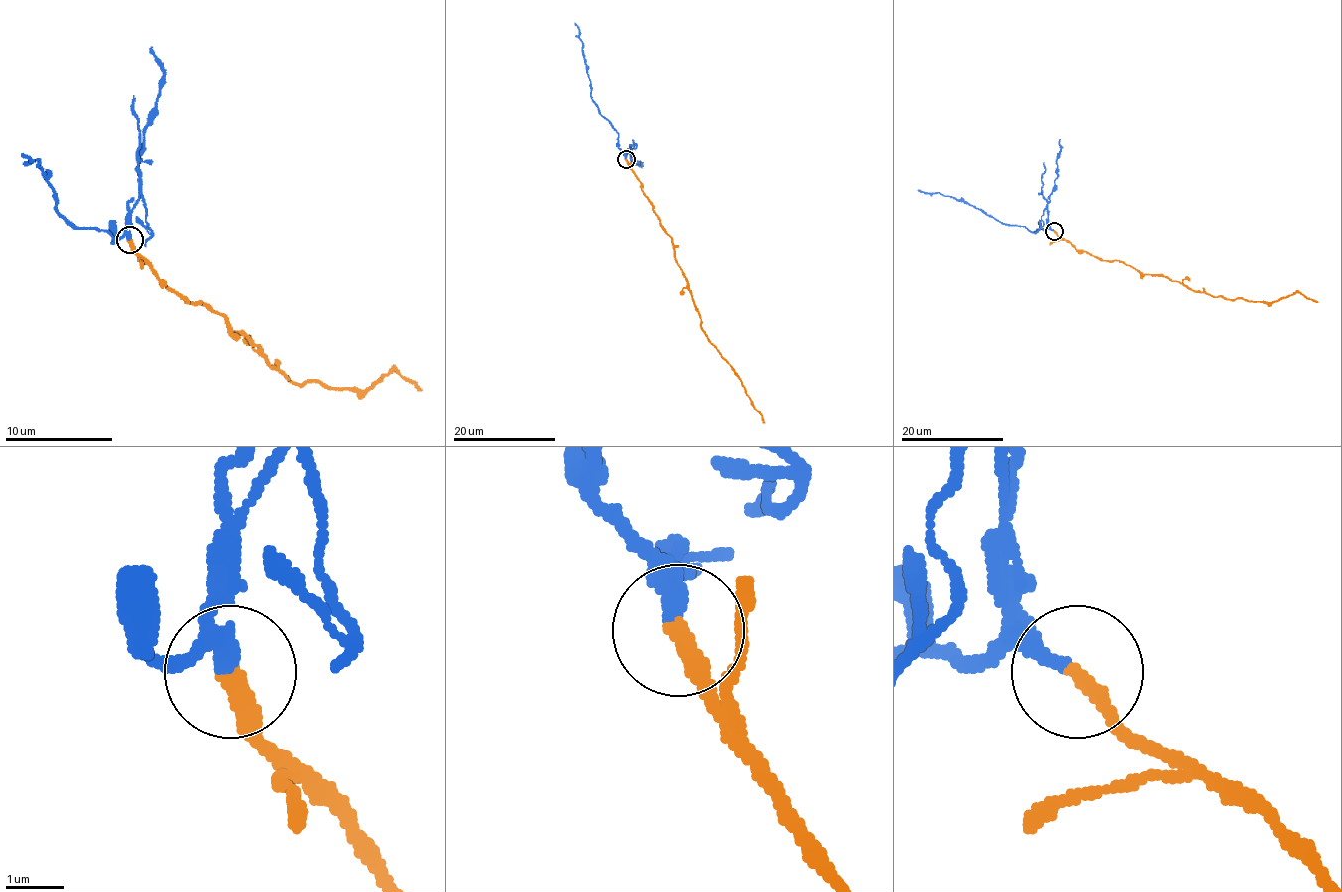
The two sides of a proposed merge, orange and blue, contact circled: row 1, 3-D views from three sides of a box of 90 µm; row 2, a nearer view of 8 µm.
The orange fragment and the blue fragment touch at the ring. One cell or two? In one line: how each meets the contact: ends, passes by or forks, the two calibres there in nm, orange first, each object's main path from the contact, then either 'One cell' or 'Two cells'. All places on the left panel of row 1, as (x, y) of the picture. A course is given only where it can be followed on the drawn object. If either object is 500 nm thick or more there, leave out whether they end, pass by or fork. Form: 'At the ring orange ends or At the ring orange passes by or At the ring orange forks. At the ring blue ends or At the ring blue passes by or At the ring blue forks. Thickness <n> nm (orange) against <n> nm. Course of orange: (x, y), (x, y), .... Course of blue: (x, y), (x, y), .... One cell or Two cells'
At the ring orange ends. At the ring blue ends. Thickness 280 nm (orange) against 280 nm. Course of orange: (130, 239), (162, 282), (224, 319), (289, 381), (364, 390), (397, 371), (421, 390). Course of blue: (130, 239), (114, 236), (114, 241), (106, 231), (76, 228), (57, 209), (57, 196), (38, 161), (22, 155). Two cells

